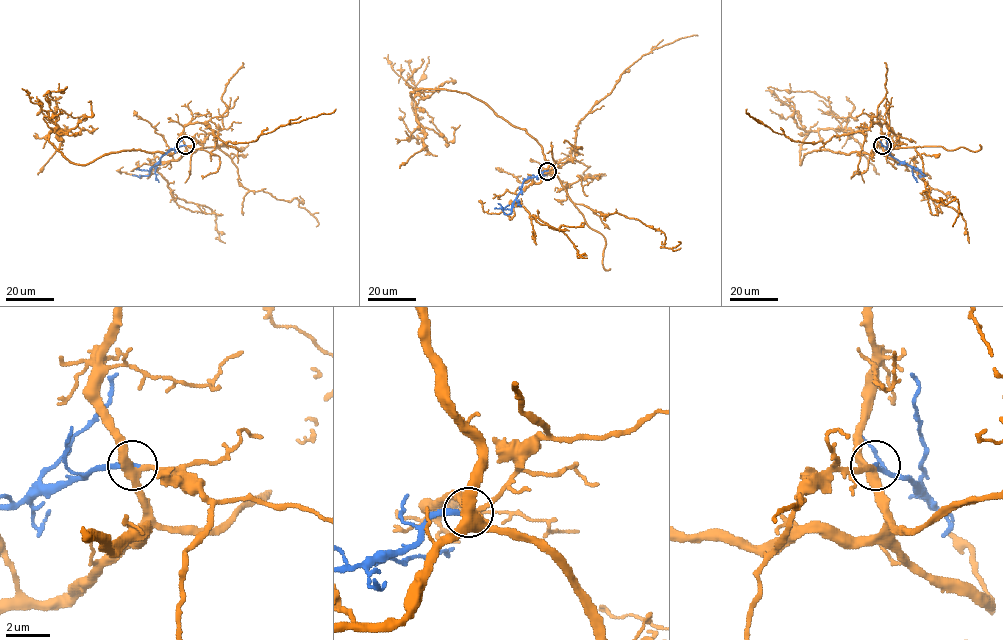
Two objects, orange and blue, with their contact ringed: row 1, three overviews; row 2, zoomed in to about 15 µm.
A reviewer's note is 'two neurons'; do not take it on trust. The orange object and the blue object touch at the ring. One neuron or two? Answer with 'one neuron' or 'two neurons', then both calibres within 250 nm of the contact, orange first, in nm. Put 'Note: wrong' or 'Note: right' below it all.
two neurons | 320/240 nm
Note: right

